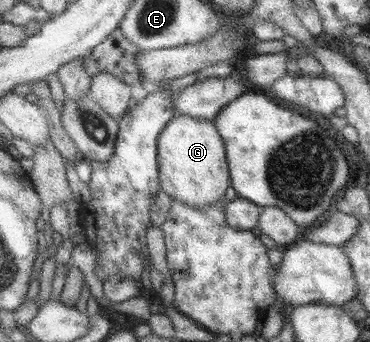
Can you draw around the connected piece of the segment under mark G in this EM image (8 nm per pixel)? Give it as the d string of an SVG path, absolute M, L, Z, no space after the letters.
M189 115L175 116L160 133L157 143L157 156L159 161L159 189L167 193L171 199L177 199L188 207L202 207L221 201L226 189L232 185L226 150L213 120L194 119Z

